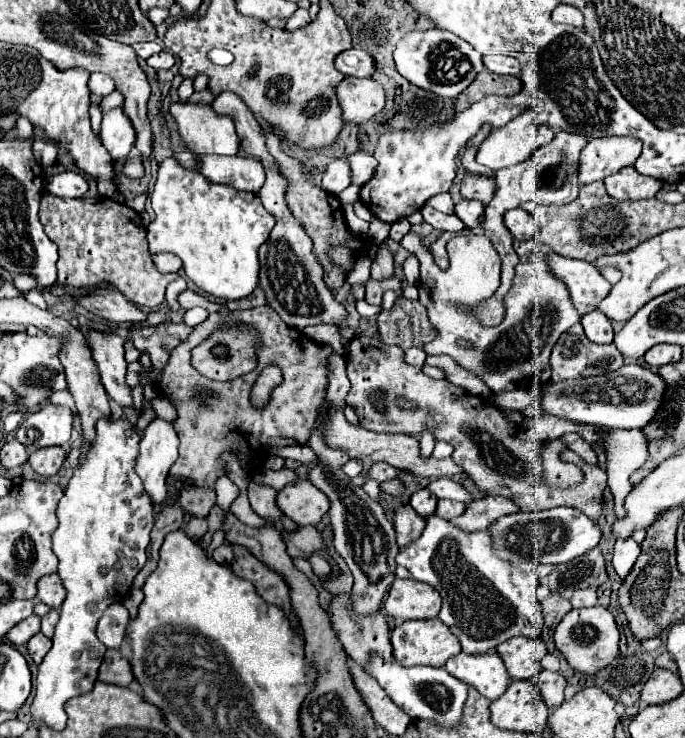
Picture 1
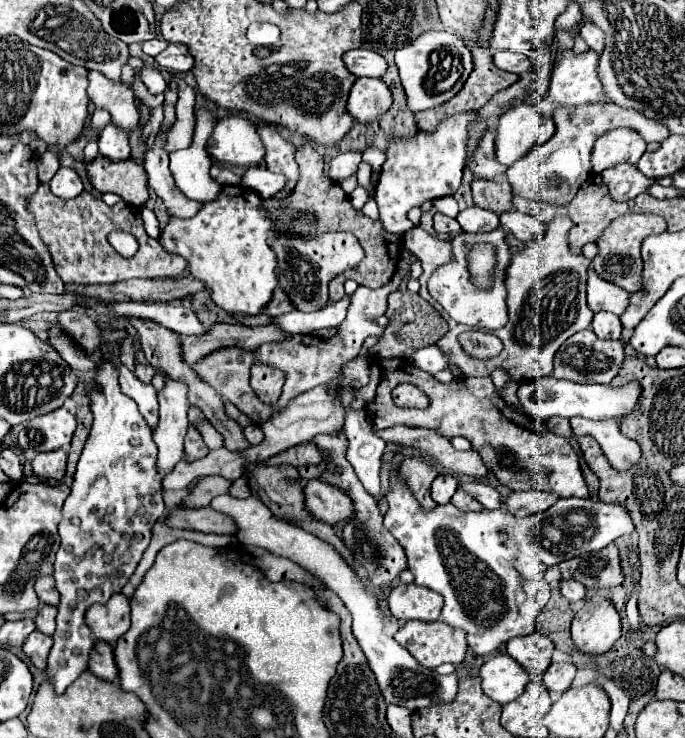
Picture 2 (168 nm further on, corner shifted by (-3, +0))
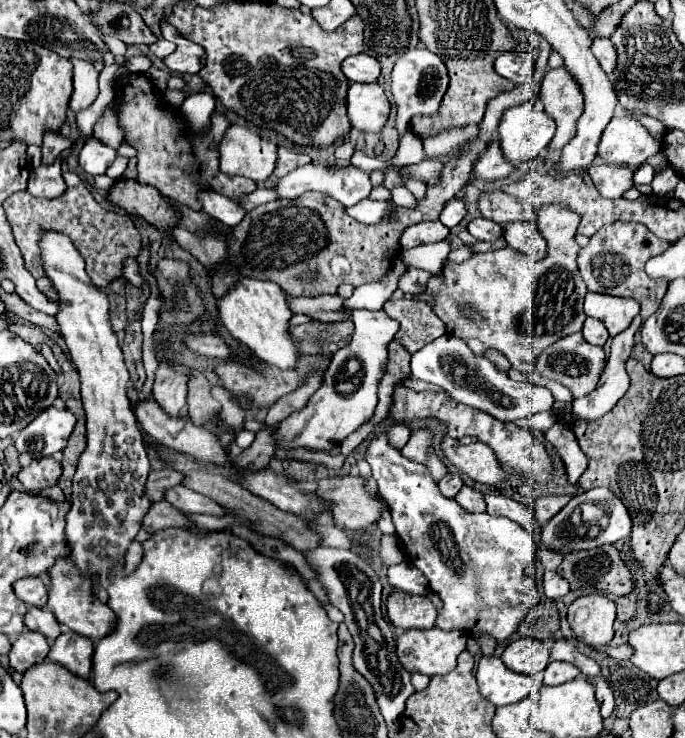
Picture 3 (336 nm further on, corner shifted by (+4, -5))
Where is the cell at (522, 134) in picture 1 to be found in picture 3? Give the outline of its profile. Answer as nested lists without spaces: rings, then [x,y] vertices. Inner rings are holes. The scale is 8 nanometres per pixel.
[[[531,102],[507,108],[499,124],[501,148],[513,166],[537,158],[549,146],[553,134],[553,118]]]

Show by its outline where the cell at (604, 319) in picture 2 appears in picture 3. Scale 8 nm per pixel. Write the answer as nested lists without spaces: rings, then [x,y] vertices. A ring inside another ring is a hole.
[[[587,318],[581,332],[583,332],[583,336],[585,336],[585,340],[589,344],[597,344],[597,346],[603,346],[607,342],[607,338],[609,338],[607,328],[599,320],[595,320],[595,318]]]

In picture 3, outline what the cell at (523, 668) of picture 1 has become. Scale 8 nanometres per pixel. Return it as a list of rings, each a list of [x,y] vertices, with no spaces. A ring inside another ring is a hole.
[[[519,638],[513,640],[501,654],[501,660],[519,674],[537,674],[543,672],[549,664],[549,648],[547,644],[535,638]]]

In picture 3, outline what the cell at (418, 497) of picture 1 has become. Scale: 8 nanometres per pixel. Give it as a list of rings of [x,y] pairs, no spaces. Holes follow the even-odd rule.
[[[449,472],[443,480],[439,480],[441,494],[443,494],[443,496],[447,496],[447,498],[453,498],[453,496],[461,490],[461,486],[463,486],[461,476],[459,476],[459,474],[453,474],[453,472]]]

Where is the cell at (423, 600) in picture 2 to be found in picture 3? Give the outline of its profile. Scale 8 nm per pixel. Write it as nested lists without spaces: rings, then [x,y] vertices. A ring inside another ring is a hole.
[[[395,590],[387,598],[389,620],[403,630],[429,630],[435,626],[437,610],[427,596],[415,596]]]

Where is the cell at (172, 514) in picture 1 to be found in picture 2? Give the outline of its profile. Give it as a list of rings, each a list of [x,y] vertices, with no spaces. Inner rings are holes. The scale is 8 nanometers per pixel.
[[[212,475],[212,477],[204,477],[200,479],[192,489],[190,493],[186,495],[186,499],[182,499],[182,507],[184,509],[194,509],[194,507],[206,507],[212,497],[216,495],[222,495],[222,493],[228,493],[228,481],[218,477],[218,475]]]

